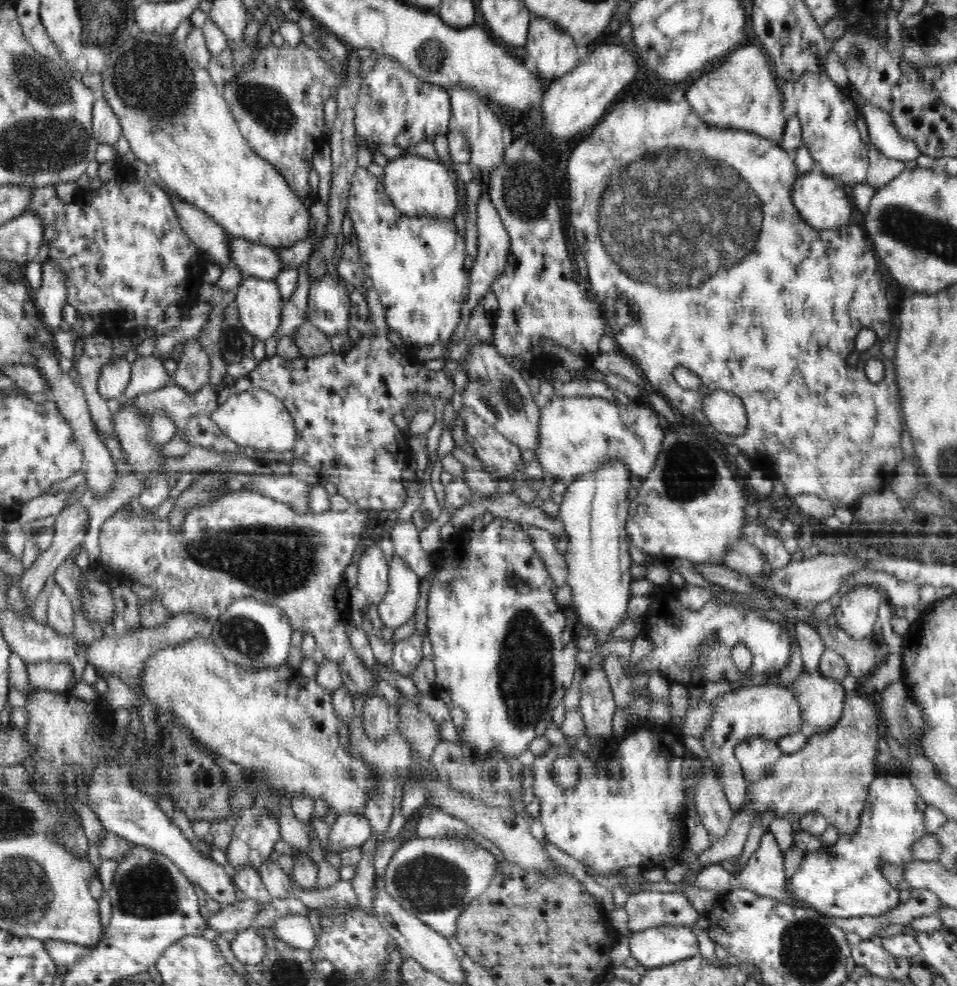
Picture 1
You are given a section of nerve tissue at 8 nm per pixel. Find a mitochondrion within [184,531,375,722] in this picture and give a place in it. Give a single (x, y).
(245, 635)

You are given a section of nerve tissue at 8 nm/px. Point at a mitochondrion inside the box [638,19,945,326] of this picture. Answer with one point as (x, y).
(852, 52)

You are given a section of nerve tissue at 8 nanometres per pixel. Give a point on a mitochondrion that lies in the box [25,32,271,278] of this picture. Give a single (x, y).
(153, 78)

